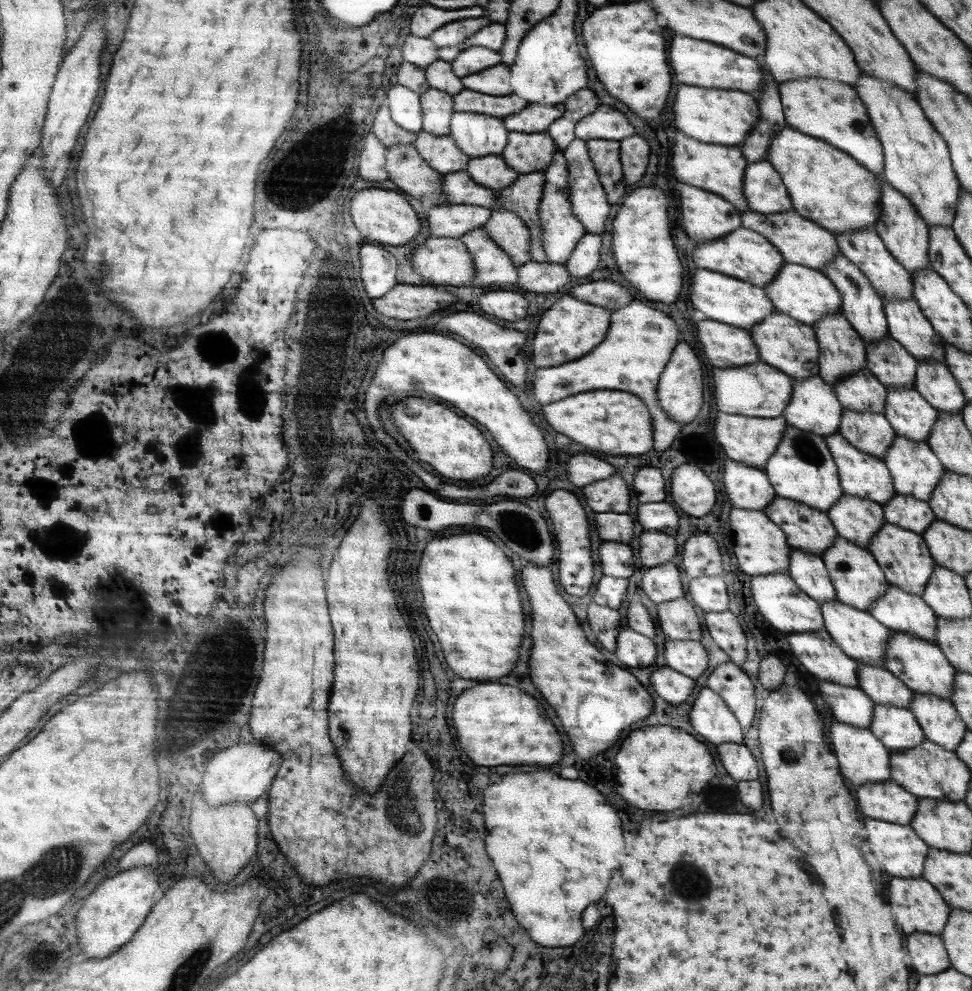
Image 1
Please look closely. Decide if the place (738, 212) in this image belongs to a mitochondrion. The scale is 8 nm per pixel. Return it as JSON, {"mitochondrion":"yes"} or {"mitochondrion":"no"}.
{"mitochondrion":"no"}

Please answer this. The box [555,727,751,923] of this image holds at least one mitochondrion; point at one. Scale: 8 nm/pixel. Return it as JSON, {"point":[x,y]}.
{"point":[689,881]}

